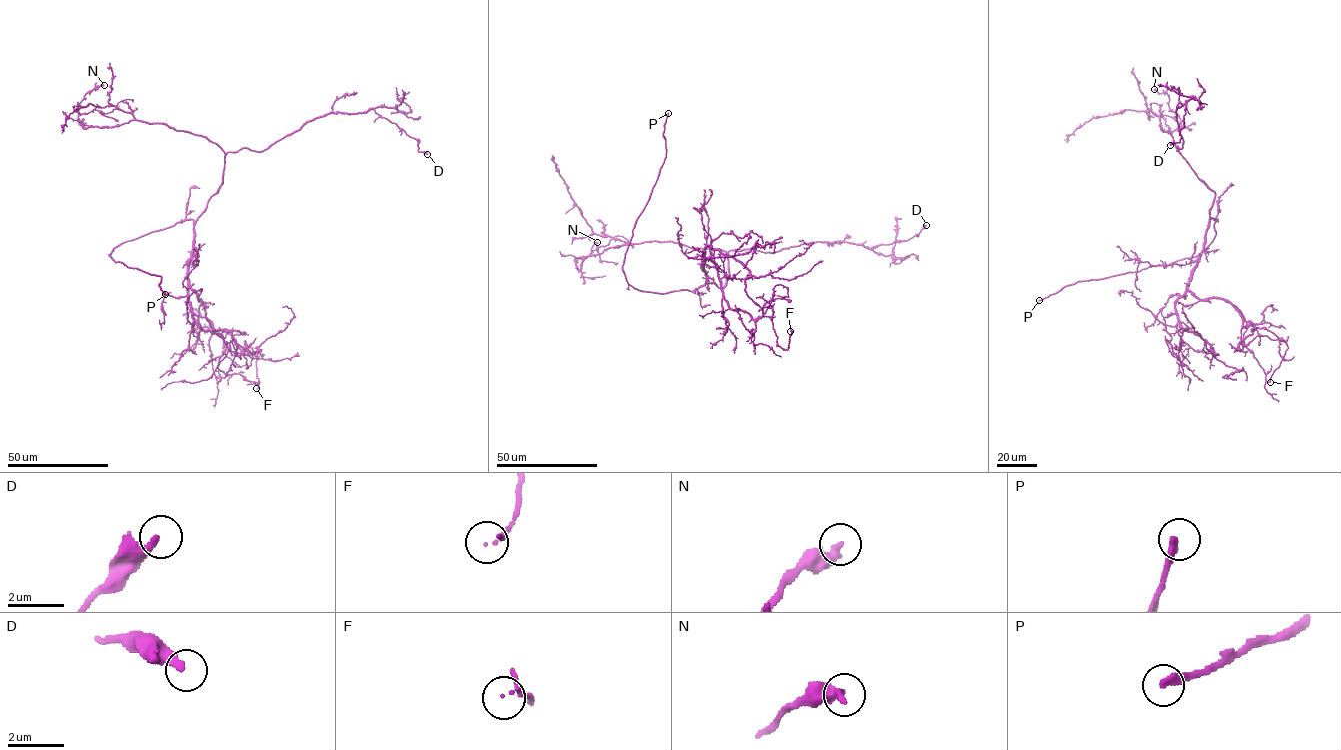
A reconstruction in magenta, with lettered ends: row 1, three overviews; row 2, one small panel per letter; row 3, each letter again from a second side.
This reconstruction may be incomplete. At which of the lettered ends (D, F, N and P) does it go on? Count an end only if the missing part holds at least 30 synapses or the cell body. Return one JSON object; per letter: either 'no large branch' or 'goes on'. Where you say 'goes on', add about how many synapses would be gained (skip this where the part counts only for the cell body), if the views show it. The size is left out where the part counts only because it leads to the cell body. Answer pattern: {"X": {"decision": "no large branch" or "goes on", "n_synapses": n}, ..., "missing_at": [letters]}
{"D": {"decision": "no large branch"}, "F": {"decision": "no large branch"}, "N": {"decision": "no large branch"}, "P": {"decision": "goes on"}, "missing_at": ["P"]}

